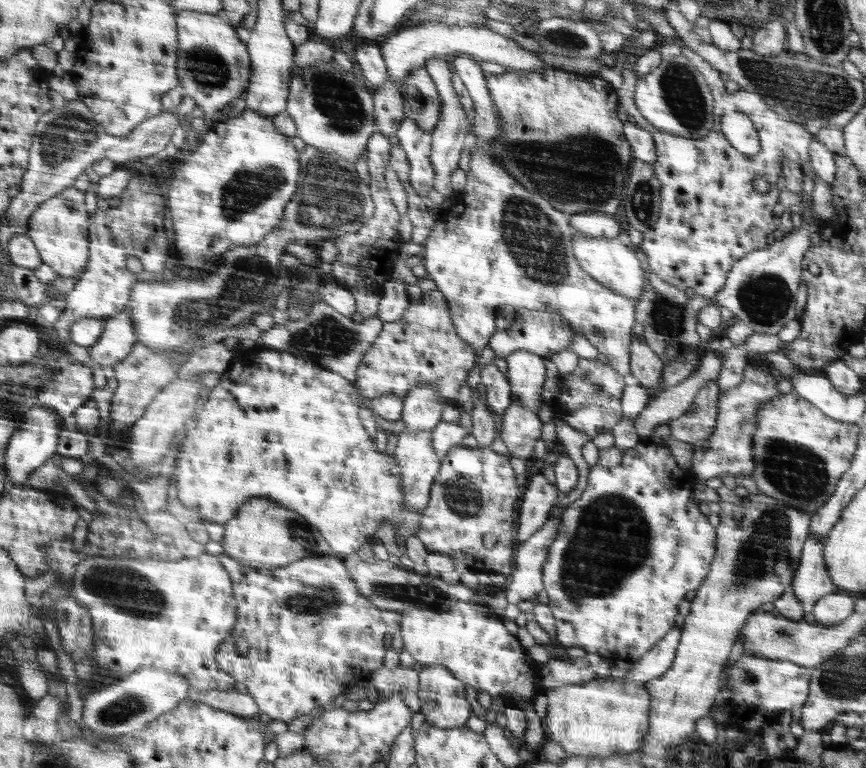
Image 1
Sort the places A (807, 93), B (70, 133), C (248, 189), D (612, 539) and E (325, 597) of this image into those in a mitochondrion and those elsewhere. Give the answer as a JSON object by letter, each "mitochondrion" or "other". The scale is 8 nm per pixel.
{"A":"mitochondrion","B":"mitochondrion","C":"mitochondrion","D":"mitochondrion","E":"mitochondrion"}

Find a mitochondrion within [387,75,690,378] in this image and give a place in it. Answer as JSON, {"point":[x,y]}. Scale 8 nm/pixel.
{"point":[583,170]}

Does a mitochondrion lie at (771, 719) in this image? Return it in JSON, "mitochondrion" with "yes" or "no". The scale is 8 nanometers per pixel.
{"mitochondrion":"no"}

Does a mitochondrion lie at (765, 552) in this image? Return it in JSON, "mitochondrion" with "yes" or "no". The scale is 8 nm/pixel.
{"mitochondrion":"yes"}

